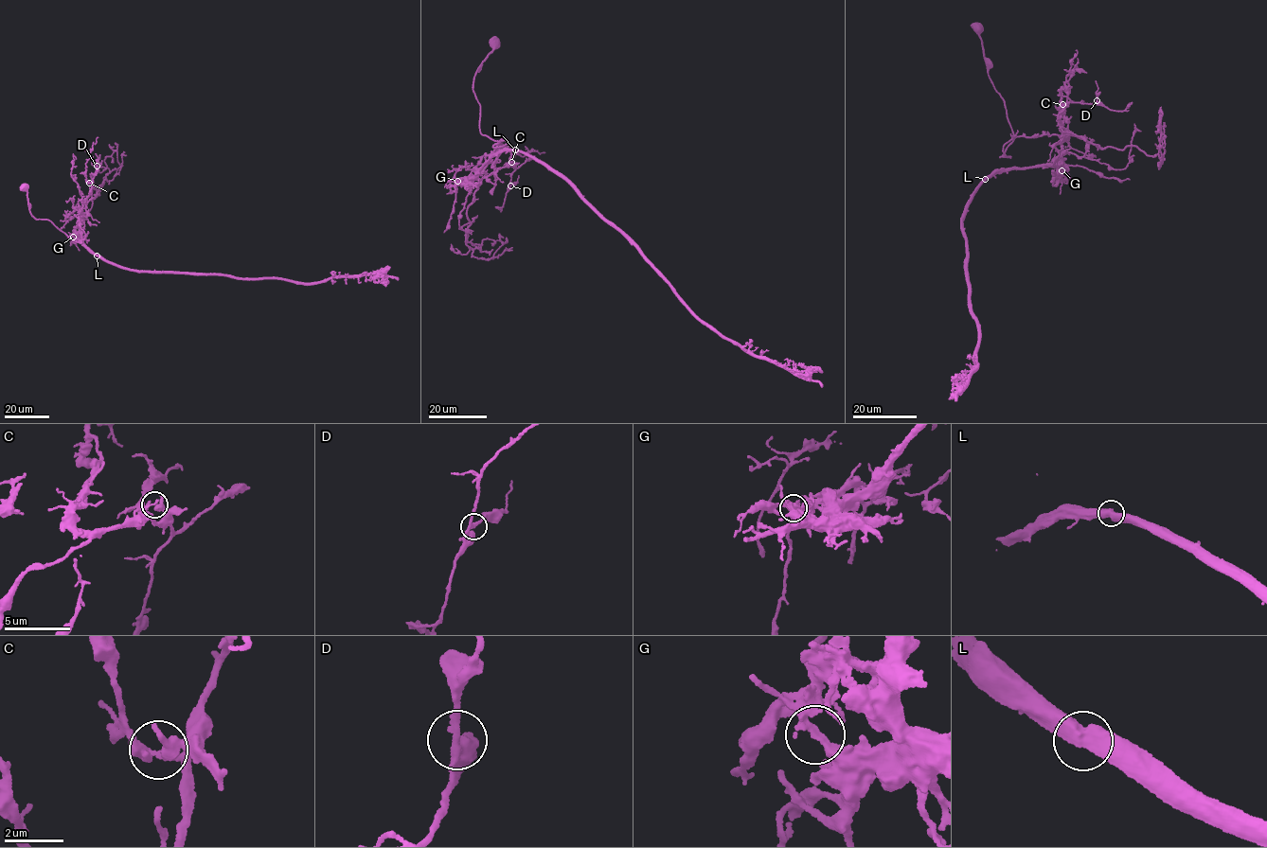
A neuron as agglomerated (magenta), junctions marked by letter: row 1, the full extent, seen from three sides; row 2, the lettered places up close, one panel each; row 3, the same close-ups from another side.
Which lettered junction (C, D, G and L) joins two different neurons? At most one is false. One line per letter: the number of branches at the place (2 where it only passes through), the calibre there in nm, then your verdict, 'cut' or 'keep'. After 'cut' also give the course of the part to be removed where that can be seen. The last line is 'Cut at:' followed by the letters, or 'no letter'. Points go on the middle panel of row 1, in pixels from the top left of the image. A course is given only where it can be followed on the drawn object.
C: branches 2; calibre 320 nm; keep
D: branches 2; calibre 200 nm; keep
G: branches 2; calibre 280 nm; cut; course (457, 181), (476, 177), (486, 156), (508, 141), (493, 147), (499, 142), (481, 133), (472, 86), (496, 38)
L: branches 2; calibre 550 nm; keep
Cut at: G

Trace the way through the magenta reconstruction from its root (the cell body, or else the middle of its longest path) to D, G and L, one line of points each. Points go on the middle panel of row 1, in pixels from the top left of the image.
D: (495, 43), (472, 84), (481, 133), (508, 142), (484, 171), (513, 165), (510, 185)
G: (495, 43), (472, 84), (481, 133), (499, 142), (494, 147), (508, 142), (486, 156), (473, 180), (457, 181)
L: (495, 43), (472, 84), (481, 133), (499, 142), (494, 147), (508, 142), (471, 178), (514, 150)

